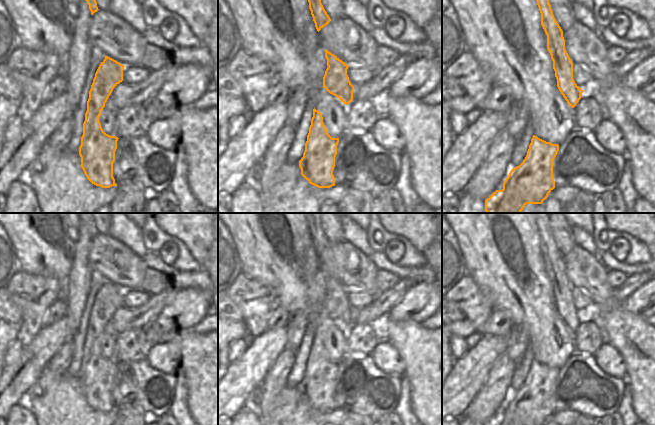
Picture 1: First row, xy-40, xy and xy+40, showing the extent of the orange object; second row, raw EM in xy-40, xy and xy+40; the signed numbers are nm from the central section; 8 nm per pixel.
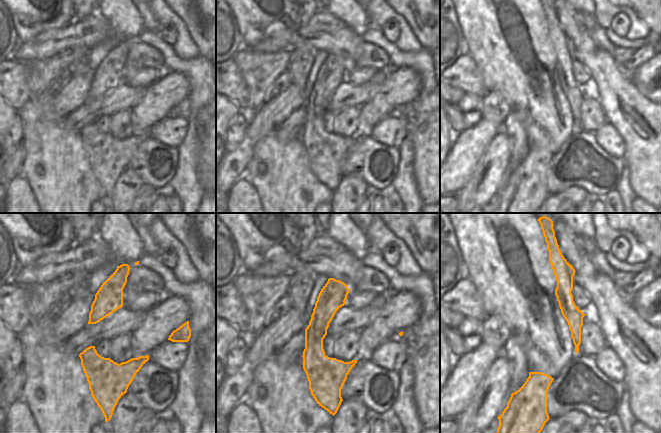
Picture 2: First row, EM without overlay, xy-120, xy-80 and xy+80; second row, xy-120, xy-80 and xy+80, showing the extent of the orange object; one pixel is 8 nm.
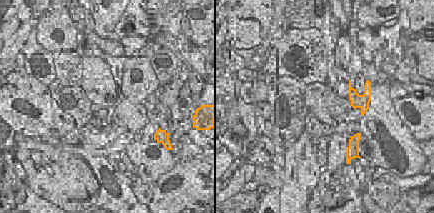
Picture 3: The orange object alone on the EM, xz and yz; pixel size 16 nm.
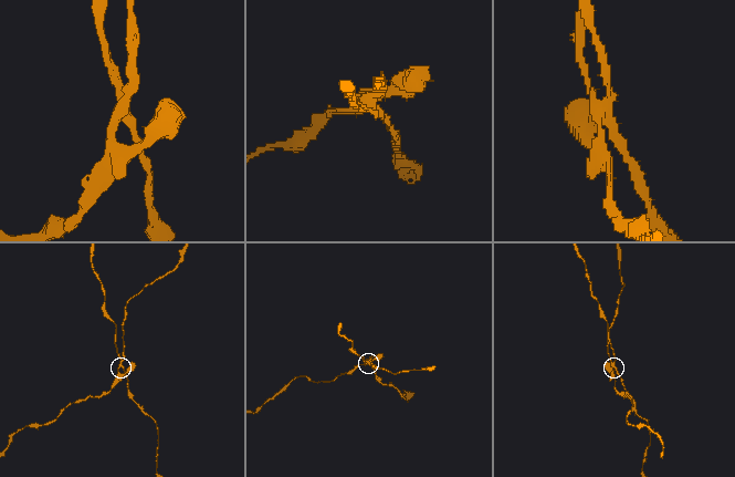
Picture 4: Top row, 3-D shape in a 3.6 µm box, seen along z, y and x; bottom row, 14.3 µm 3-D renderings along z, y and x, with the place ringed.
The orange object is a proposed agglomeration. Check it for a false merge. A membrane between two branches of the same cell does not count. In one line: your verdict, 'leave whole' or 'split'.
split

